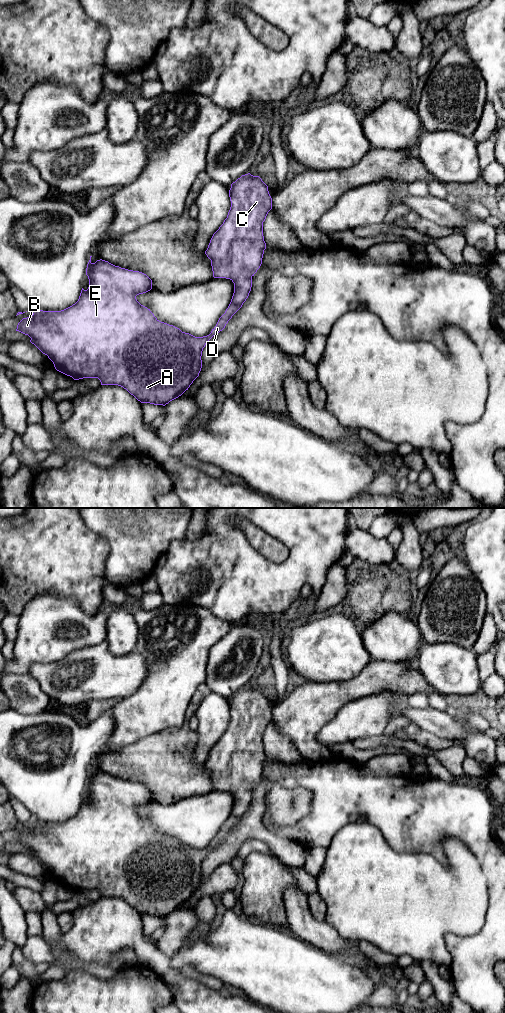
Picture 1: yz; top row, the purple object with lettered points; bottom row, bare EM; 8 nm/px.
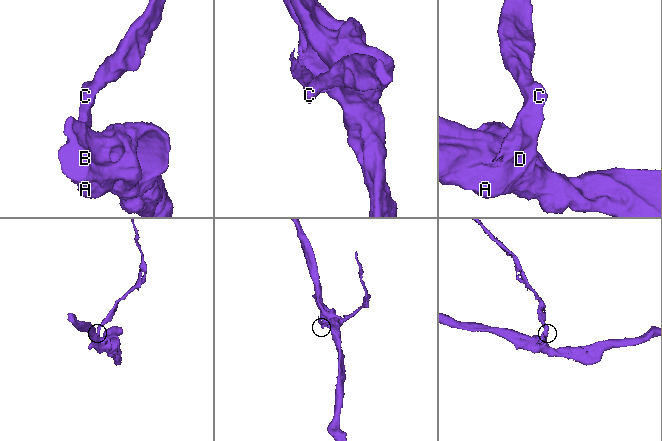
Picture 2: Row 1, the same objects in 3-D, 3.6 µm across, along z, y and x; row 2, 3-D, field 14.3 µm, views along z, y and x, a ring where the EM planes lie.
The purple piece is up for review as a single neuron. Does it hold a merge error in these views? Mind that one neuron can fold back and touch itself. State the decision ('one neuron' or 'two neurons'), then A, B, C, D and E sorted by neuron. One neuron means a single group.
one neuron; A B C D E

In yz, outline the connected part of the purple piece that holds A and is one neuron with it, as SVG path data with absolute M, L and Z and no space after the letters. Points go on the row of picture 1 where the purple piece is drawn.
M248 173L242 175L240 178L238 178L235 182L231 184L231 188L229 190L229 197L231 201L231 207L228 212L227 218L224 220L223 224L219 227L219 229L213 234L208 248L205 251L205 254L211 260L213 277L230 279L234 283L234 293L228 308L226 309L225 313L219 318L216 326L212 329L209 335L203 337L195 337L189 333L182 332L179 328L173 325L169 325L167 323L159 321L150 311L150 309L141 305L136 299L137 295L146 293L152 289L152 280L146 274L139 271L128 270L119 266L115 266L109 263L108 261L102 259L97 260L95 263L92 263L92 256L90 256L90 260L86 268L86 275L89 279L89 287L87 290L84 290L82 288L79 299L75 304L61 311L43 311L37 309L35 306L32 306L31 309L28 311L31 311L33 315L27 318L23 318L18 323L16 331L28 335L31 338L30 342L34 344L43 354L48 356L48 358L53 362L54 367L57 371L72 377L74 380L79 380L83 378L98 378L101 382L101 385L118 385L123 387L141 403L150 403L154 405L165 406L170 401L178 398L186 390L188 390L193 381L199 376L199 373L202 368L202 351L206 343L213 336L217 335L220 331L225 328L228 321L242 307L243 303L248 298L252 287L252 277L260 268L262 264L264 250L266 249L266 243L264 241L263 236L263 222L265 221L268 212L272 209L272 198L269 194L268 186L262 181L259 176L253 176Z

